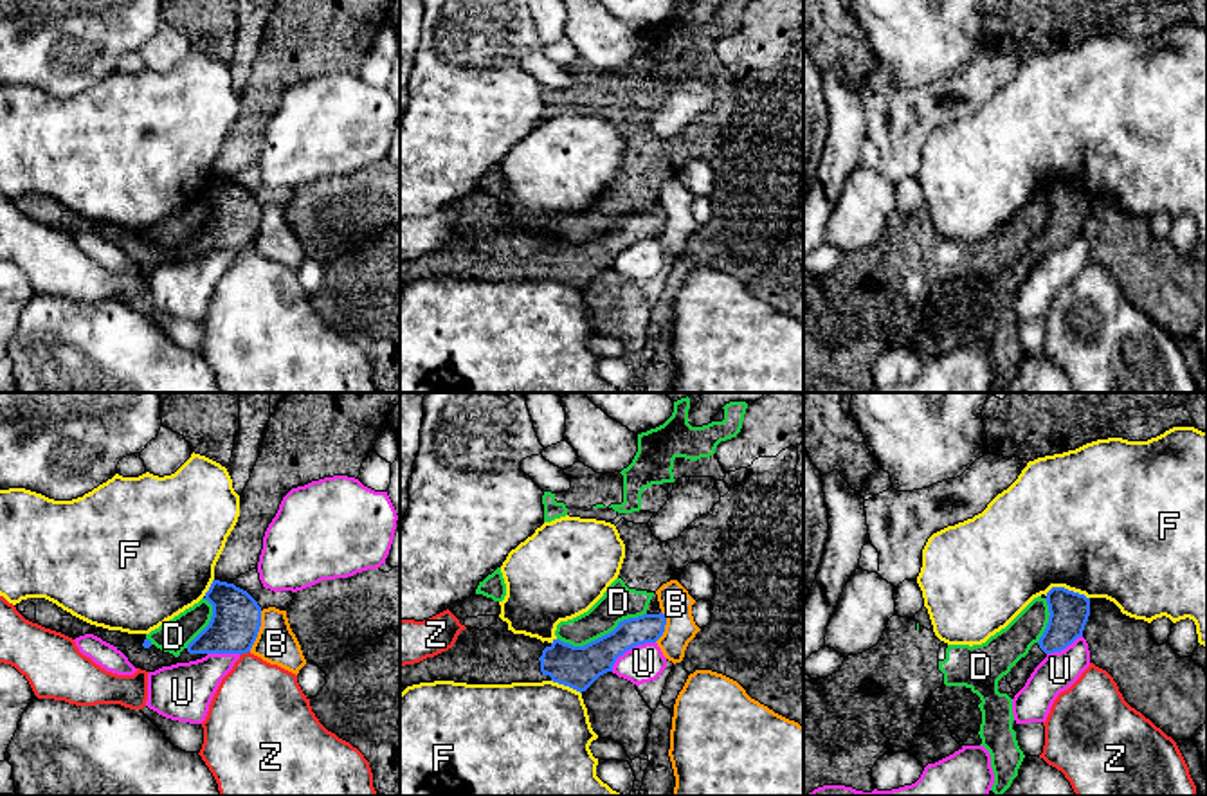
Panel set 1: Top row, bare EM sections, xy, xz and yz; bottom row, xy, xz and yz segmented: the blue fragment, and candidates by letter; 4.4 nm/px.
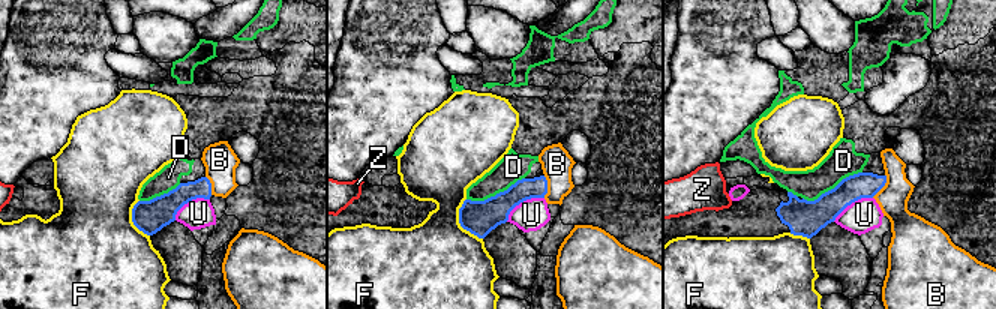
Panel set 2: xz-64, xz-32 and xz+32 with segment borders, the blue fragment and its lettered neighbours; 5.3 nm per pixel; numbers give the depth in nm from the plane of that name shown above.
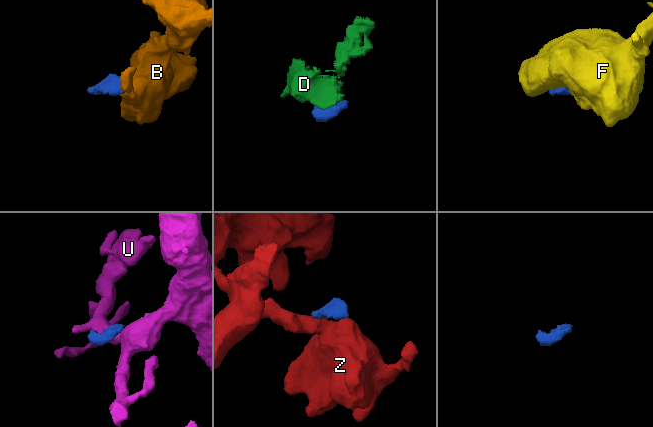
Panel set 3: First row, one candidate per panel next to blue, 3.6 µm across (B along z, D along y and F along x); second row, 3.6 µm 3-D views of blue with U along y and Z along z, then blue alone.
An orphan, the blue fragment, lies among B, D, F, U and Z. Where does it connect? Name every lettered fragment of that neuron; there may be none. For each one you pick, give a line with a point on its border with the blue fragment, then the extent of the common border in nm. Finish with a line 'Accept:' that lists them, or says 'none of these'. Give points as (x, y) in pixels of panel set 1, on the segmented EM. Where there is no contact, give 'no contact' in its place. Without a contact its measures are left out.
Accept: none of these

